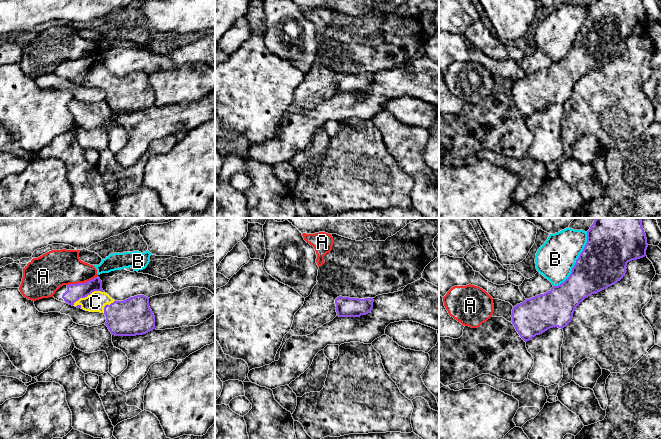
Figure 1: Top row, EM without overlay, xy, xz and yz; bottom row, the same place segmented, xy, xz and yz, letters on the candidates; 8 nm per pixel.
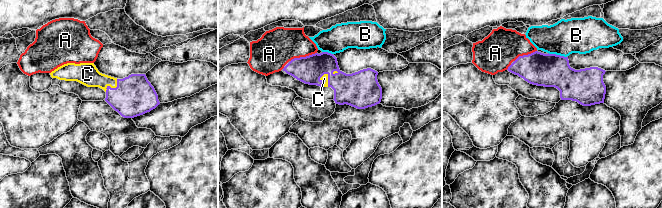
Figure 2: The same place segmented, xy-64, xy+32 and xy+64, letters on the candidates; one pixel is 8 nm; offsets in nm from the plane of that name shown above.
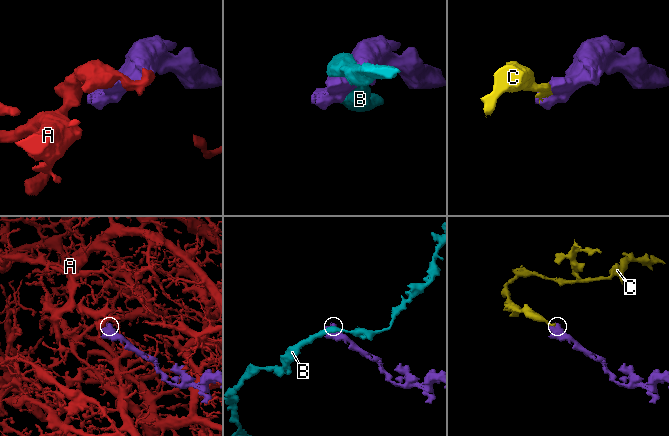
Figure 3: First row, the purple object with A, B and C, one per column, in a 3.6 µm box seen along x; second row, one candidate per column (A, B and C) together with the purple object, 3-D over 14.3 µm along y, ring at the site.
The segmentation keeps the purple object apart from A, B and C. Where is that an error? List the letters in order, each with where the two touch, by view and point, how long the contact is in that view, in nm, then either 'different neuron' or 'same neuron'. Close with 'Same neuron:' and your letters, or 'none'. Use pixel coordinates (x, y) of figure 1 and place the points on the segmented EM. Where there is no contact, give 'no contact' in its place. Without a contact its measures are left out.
A: contact xy (82, 283); length 260 nm; different neuron
B: contact yz (576, 262); length 500 nm; different neuron
C: contact xy (87, 295); length 280 nm; same neuron
Same neuron: C

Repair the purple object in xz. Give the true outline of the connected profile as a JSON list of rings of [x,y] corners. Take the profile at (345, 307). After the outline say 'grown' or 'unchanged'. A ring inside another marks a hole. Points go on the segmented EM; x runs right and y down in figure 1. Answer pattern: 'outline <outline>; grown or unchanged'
outline [[[339,296],[335,299],[336,312],[339,317],[360,317],[373,308],[373,298],[349,298]]]; unchanged

